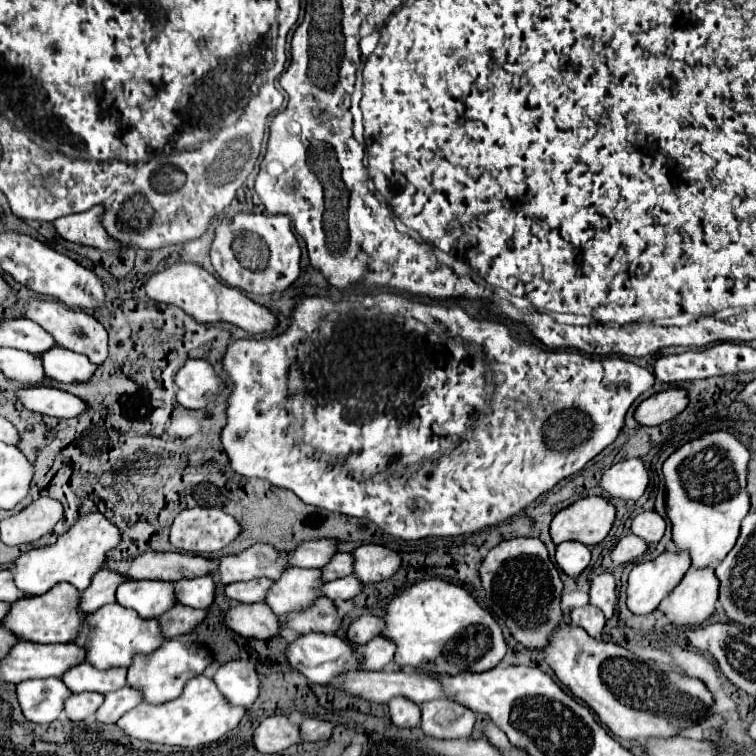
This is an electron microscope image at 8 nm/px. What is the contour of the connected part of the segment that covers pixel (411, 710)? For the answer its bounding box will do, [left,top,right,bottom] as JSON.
[388,697,420,727]

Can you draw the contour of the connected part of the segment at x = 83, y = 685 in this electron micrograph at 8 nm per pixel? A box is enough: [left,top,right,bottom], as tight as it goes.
[62,663,126,693]

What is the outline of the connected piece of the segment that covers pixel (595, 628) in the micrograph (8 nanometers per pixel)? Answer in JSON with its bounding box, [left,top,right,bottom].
[572,605,606,639]

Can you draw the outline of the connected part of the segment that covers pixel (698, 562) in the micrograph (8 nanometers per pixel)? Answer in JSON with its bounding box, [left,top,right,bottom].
[664,431,750,569]

